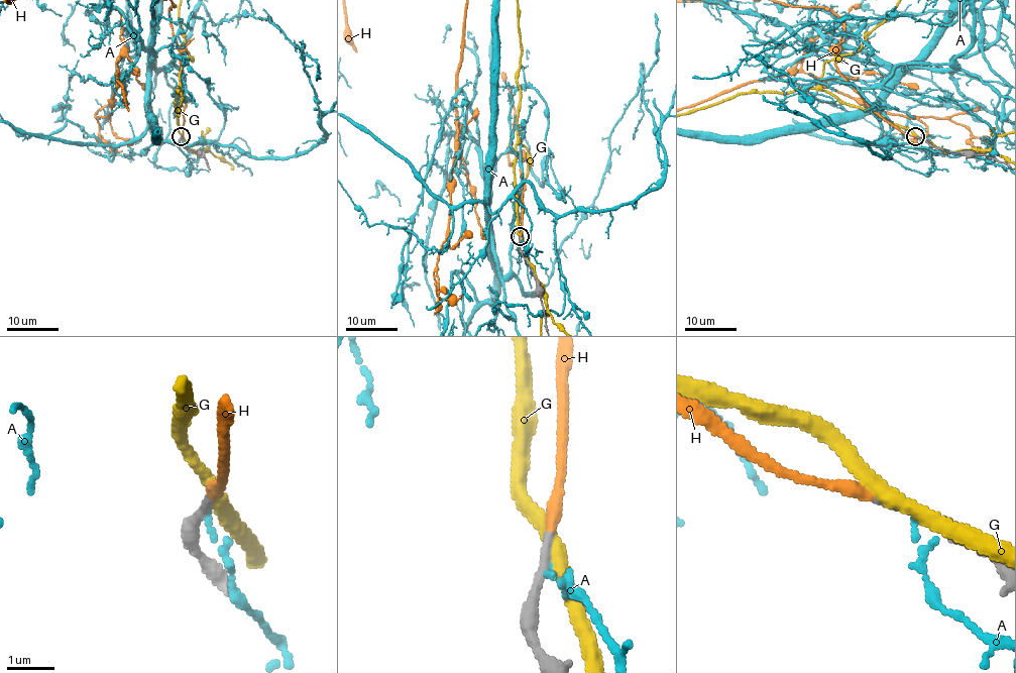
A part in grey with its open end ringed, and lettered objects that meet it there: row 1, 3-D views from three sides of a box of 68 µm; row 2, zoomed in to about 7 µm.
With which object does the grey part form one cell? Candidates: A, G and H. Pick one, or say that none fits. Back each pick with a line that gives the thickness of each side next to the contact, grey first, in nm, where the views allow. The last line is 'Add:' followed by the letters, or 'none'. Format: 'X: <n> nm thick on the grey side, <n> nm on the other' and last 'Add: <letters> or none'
H: 160 nm thick on the grey side, 260 nm on the other
Add: H

